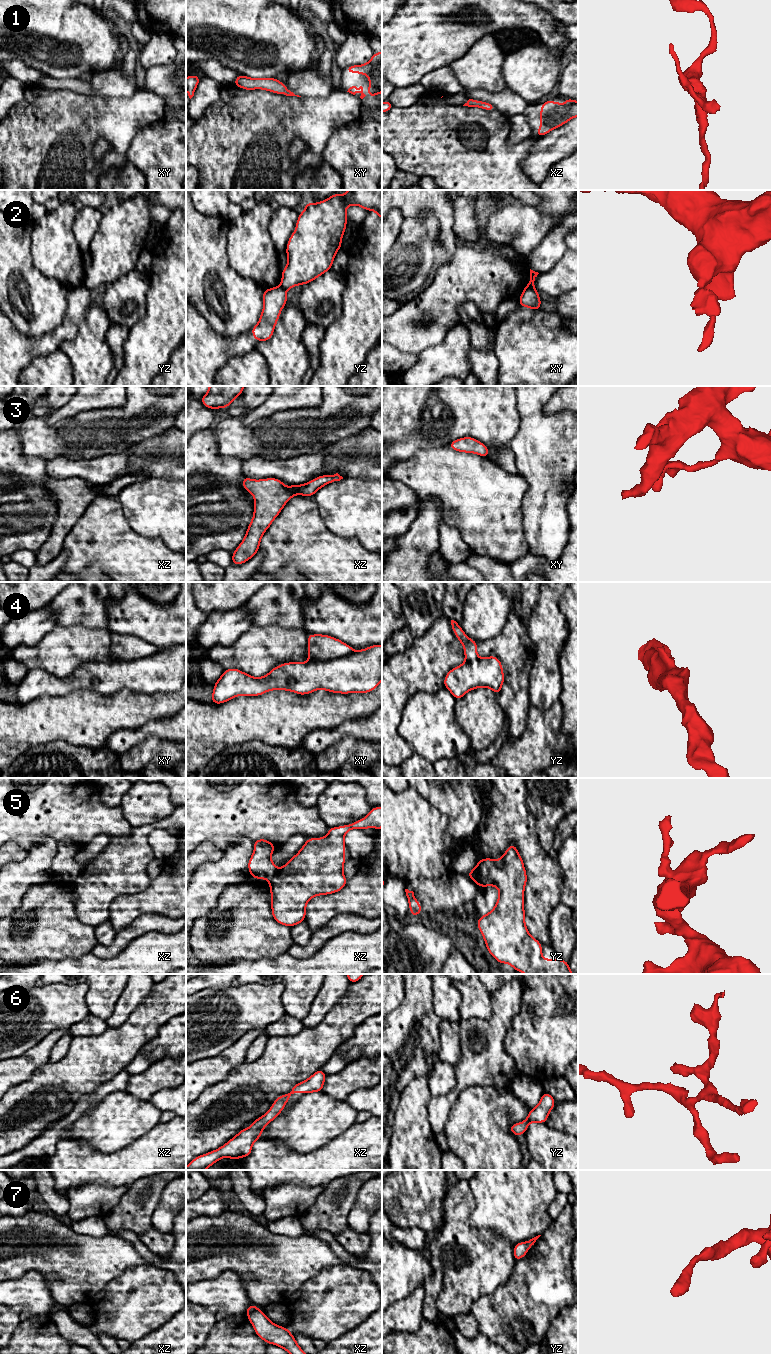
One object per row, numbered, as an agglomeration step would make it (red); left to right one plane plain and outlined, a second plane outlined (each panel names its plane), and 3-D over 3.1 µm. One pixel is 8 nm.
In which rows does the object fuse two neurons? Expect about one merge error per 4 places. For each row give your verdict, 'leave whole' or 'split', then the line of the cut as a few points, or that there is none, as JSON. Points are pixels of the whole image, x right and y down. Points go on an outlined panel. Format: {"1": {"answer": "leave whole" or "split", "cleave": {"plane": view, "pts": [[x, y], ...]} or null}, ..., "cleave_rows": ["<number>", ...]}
{"1": {"answer": "leave whole", "cleave": null}, "2": {"answer": "split", "cleave": {"plane": "xy", "pts": [[526, 286], [533, 288]]}}, "3": {"answer": "leave whole", "cleave": null}, "4": {"answer": "leave whole", "cleave": null}, "5": {"answer": "split", "cleave": {"plane": "xz", "pts": [[278, 870], [267, 879]]}}, "6": {"answer": "leave whole", "cleave": null}, "7": {"answer": "leave whole", "cleave": null}, "cleave_rows": ["2", "5"]}

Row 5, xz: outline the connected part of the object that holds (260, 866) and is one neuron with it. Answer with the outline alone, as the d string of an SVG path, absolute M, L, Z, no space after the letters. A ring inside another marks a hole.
M266 839L254 841L254 852L248 861L248 869L252 878L269 879L278 872L276 865L271 861L275 845Z

